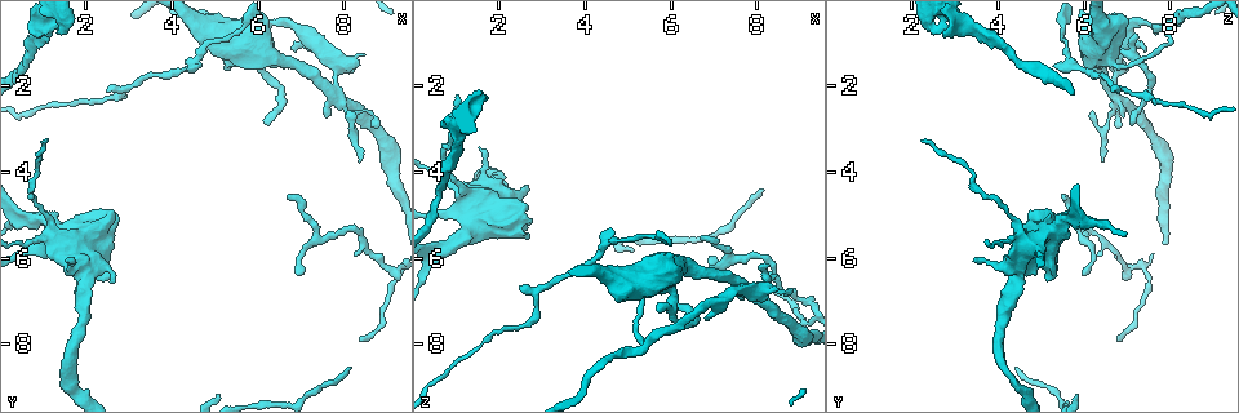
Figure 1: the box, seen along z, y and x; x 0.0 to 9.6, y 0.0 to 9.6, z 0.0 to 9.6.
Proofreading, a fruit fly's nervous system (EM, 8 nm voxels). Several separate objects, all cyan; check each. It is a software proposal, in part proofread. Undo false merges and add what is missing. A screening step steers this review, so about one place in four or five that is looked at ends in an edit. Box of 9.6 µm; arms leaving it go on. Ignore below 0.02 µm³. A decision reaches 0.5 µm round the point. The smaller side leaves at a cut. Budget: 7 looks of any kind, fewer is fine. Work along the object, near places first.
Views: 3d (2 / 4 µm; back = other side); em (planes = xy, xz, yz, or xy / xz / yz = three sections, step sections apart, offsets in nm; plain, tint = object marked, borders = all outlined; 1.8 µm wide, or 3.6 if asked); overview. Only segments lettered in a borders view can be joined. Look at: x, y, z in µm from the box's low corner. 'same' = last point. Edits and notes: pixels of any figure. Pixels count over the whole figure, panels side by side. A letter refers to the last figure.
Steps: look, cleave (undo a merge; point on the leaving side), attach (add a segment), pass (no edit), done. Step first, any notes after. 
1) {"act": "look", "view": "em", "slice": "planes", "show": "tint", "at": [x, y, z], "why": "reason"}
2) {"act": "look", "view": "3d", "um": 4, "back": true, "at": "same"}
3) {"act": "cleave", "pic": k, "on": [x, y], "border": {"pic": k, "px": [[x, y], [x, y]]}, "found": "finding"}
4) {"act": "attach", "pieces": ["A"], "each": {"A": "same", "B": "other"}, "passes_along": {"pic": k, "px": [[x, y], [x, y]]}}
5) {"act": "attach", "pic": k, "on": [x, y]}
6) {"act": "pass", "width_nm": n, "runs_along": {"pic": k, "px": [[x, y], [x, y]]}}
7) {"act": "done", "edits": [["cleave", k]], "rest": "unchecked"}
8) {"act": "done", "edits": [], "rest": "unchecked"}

{"act": "look", "view": "em", "slice": "yz", "step": 16, "show": "tint", "at": [1.00, 5.60, 4.30], "why": "calibre changes"}

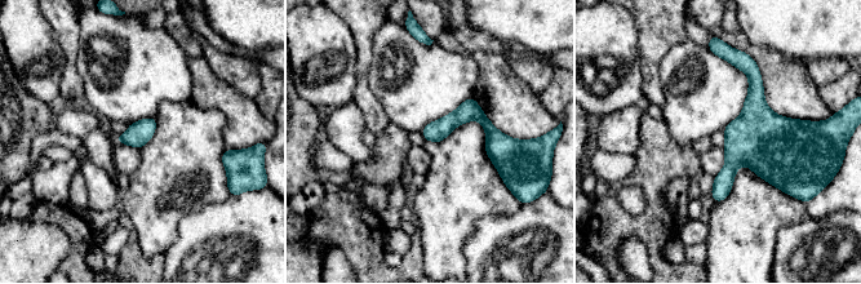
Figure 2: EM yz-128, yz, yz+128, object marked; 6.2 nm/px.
{"act": "look", "view": "em", "slice": "planes", "show": "tint", "at": "same"}

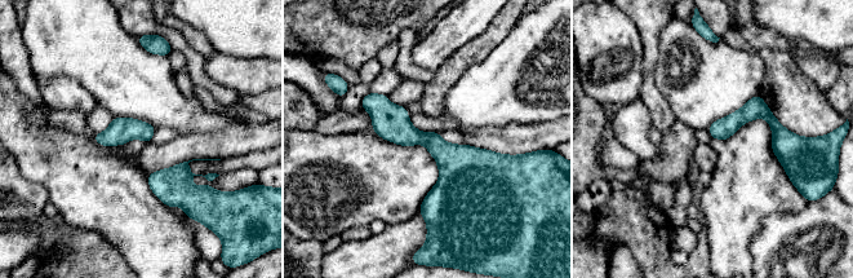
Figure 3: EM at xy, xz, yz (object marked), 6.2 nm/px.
{"act": "look", "view": "em", "slice": "planes", "show": "borders", "at": "same"}

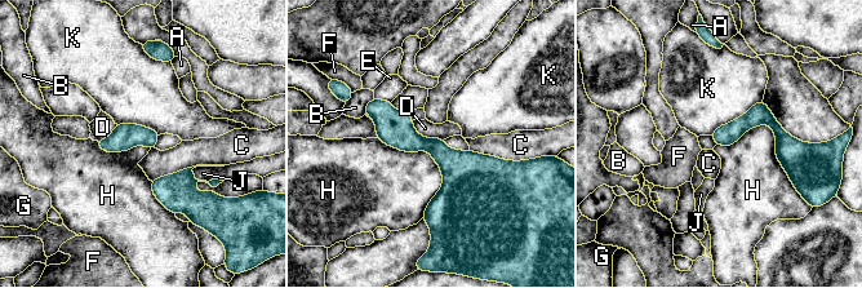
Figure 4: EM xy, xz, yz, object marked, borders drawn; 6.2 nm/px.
{"act": "pass", "longest_contact_nm": ["H", 600], "each": {"A": "other", "B": "other", "C": "other", "D": "other", "E": "other", "F": "other", "G": "other", "H": "other", "J": "other", "K": "other"}, "found": "one neuron here"}

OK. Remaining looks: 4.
{"act": "look", "view": "em", "slice": "xz", "step": 16, "show": "tint", "at": [7.60, 2.05, 6.55], "why": "sharp bend"}

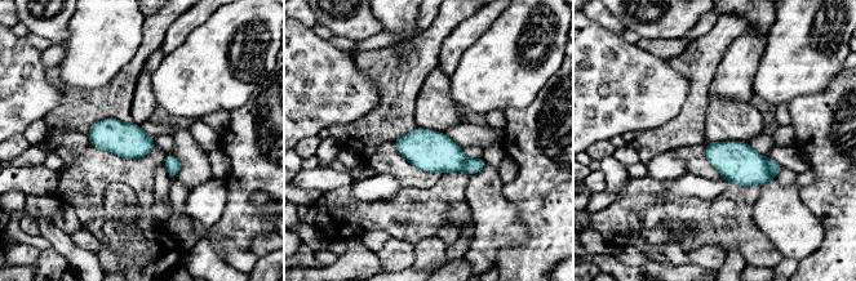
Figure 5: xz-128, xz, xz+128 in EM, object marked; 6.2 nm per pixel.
{"act": "look", "view": "em", "slice": "xz", "step": 16, "show": "borders", "at": "same", "why": "see the neighbours"}

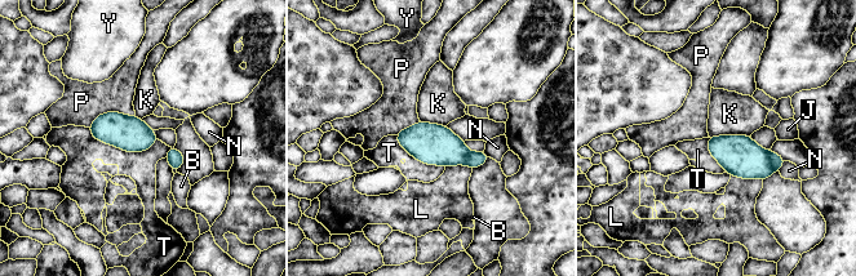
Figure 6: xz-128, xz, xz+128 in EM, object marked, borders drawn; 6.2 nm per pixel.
{"act": "cleave", "pic": 6, "on": [740, 156], "width_nm": 190, "each": {"B": "other", "J": "other", "K": "other", "L": "other", "N": "other", "P": "other", "T": "other", "Y": "other"}, "border": {"pic": 6, "px": [[768, 151], [768, 159], [775, 169]]}, "found": "two neurons meet here"}

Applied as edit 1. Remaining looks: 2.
{"act": "done", "edits": [["cleave", 6]], "rest": "unchecked"}

